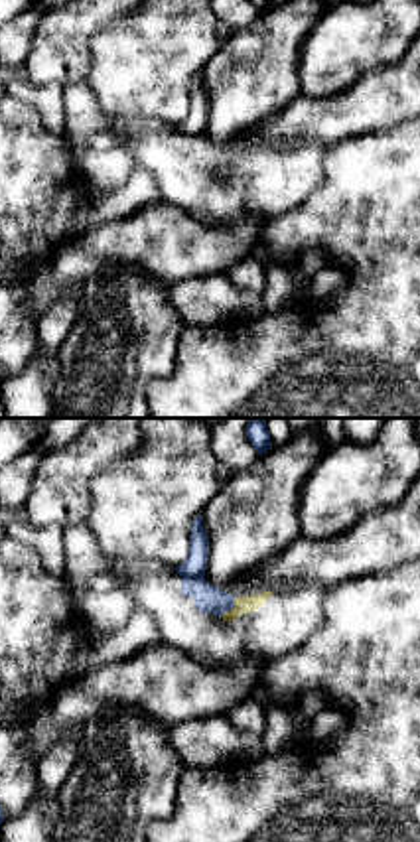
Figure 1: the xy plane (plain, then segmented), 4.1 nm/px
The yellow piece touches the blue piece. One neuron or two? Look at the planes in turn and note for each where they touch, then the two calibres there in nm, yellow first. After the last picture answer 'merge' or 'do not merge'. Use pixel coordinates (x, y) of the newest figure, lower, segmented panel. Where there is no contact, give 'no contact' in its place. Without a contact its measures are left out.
contact (233, 608); calibres 70 and 110 nm

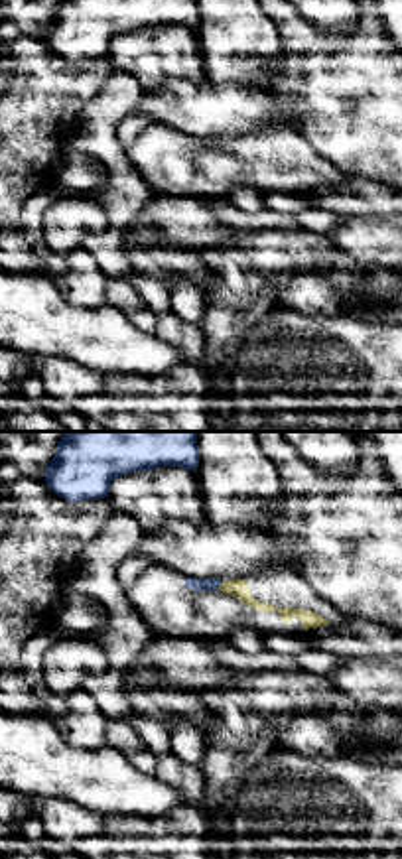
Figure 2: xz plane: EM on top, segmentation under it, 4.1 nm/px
contact (221, 586); calibres 80 and 50 nm

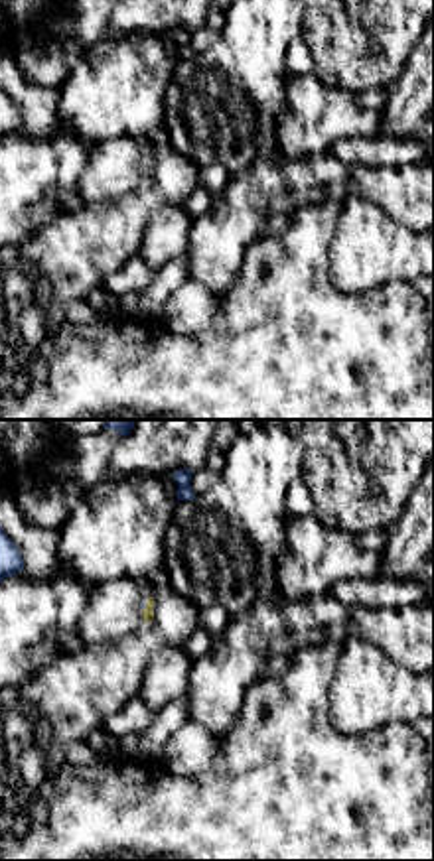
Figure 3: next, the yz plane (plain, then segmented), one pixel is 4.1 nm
contact (146, 605); calibres 50 and 20 nm

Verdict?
do not merge

